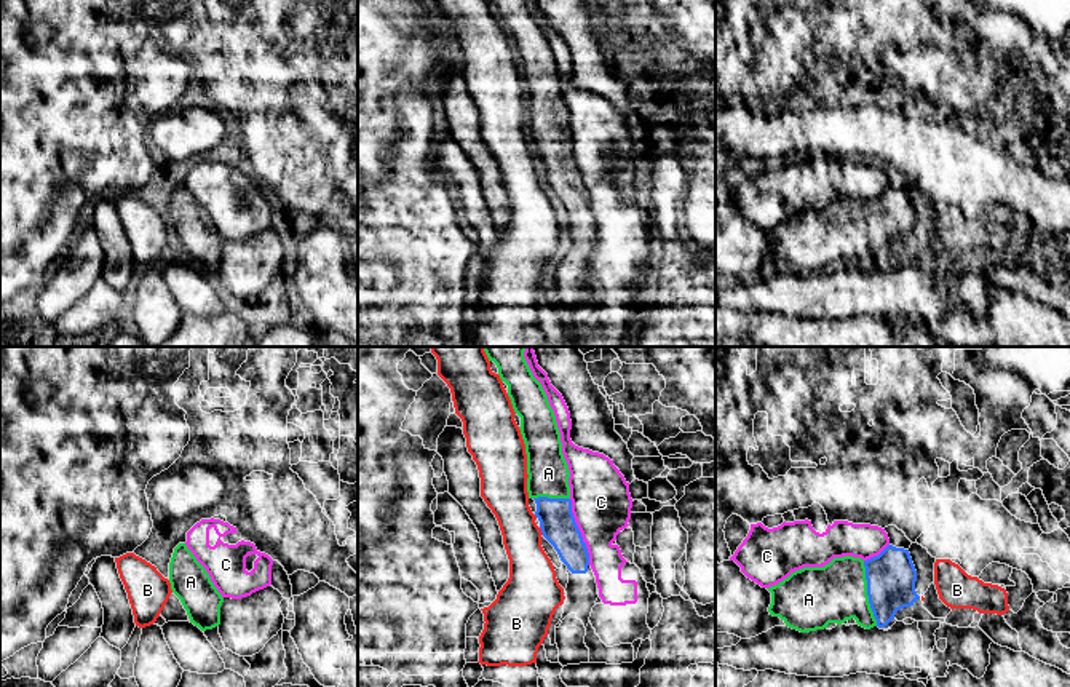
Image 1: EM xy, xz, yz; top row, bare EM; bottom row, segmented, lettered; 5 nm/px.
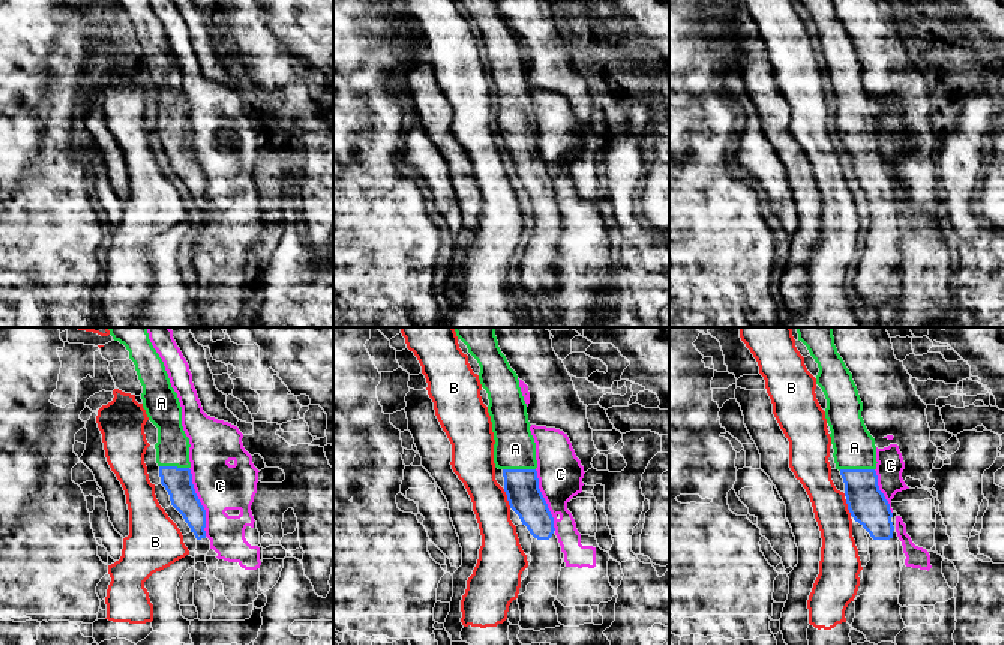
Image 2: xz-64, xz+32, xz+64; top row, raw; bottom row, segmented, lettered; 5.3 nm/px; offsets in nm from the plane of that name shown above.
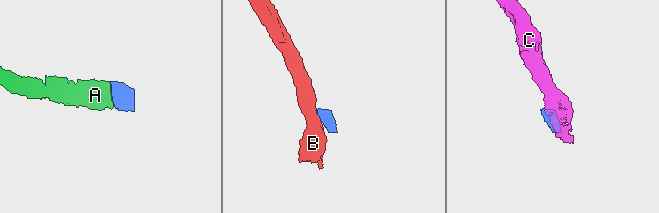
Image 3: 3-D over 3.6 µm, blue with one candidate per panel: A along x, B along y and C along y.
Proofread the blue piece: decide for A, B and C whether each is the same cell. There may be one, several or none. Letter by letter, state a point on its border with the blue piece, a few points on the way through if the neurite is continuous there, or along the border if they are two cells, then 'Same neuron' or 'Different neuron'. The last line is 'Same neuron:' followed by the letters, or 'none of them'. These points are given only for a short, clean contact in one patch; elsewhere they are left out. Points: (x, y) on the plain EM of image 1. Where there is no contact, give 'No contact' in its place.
A: Touches blue at yz (867, 235). Path across: yz (891, 218), (880, 229), (867, 235), (834, 235). Same neuron
B: Touches blue at xz (542, 173). Boundary: xz (538, 170), (543, 176). Different neuron
C: Touches blue at xz (580, 174). Boundary: xz (569, 141), (590, 206). Different neuron
Same neuron: A

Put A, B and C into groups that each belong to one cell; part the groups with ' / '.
A / B / C

